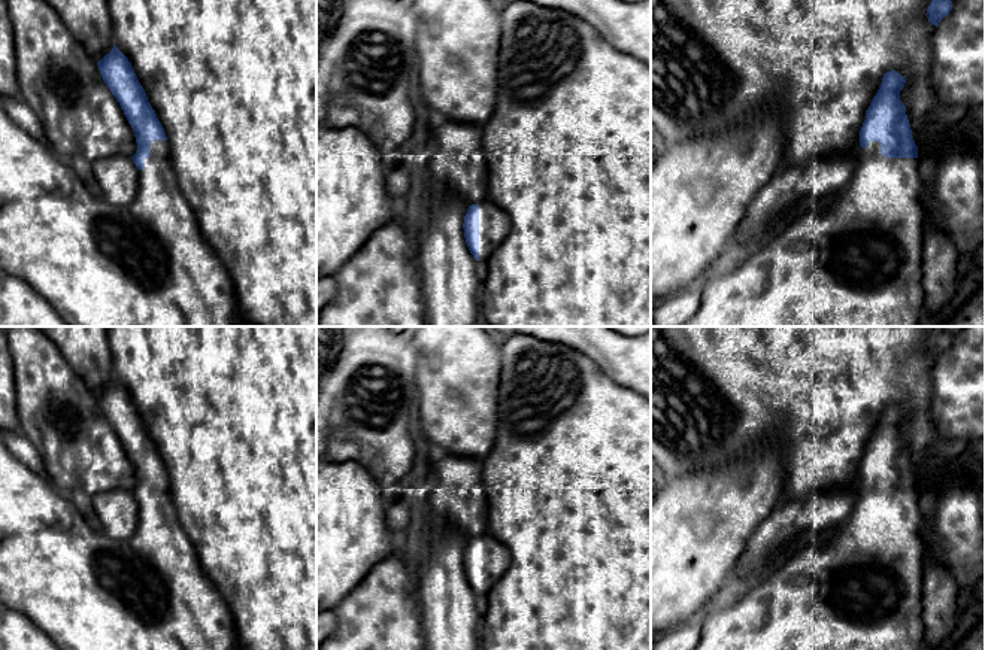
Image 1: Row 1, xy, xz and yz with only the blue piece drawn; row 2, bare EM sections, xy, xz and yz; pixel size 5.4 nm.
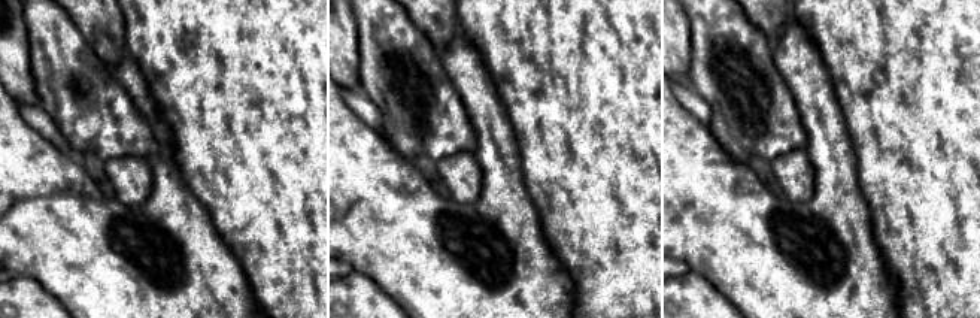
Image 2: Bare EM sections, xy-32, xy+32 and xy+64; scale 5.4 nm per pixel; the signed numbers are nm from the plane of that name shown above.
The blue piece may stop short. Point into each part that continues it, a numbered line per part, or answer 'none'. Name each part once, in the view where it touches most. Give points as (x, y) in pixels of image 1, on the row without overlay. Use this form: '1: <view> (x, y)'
1: yz (861, 589)

